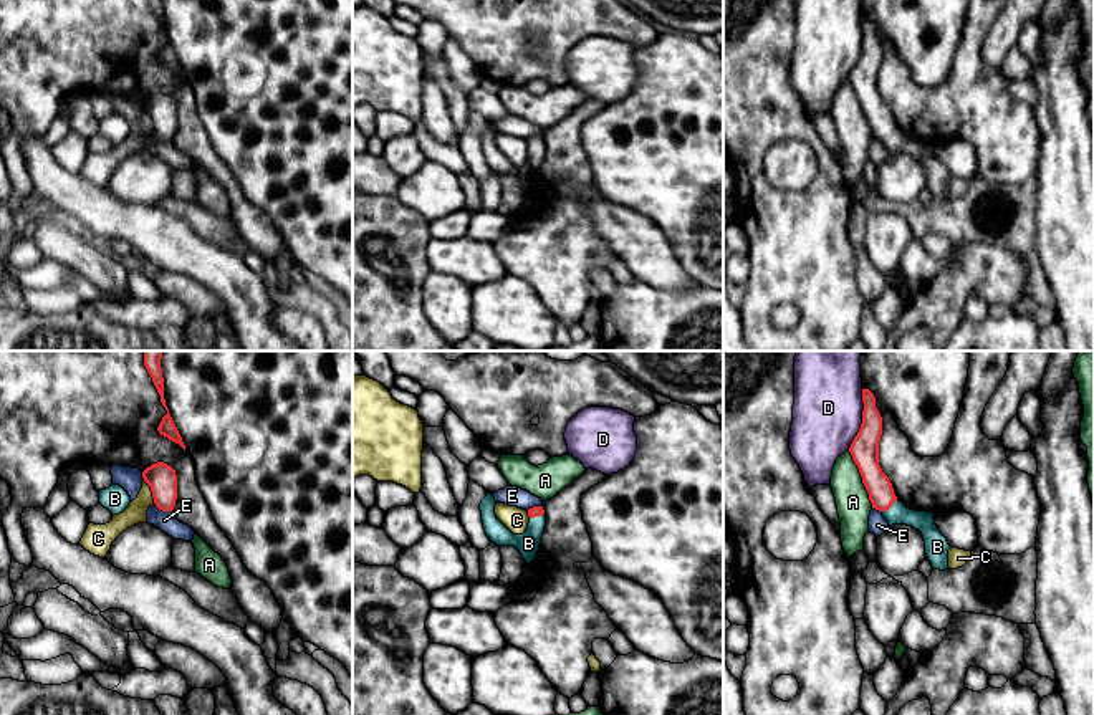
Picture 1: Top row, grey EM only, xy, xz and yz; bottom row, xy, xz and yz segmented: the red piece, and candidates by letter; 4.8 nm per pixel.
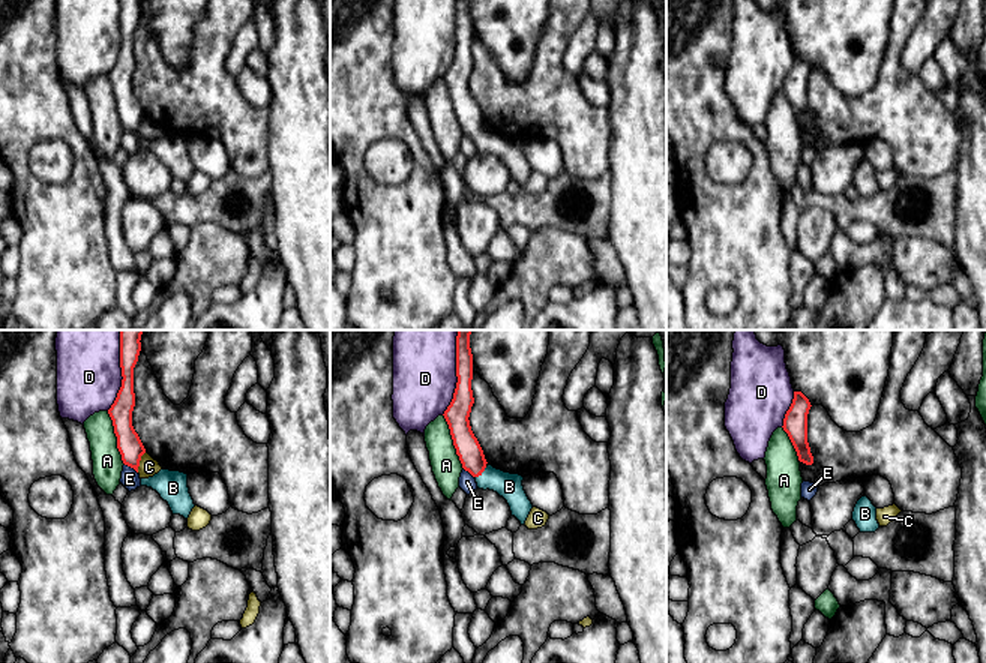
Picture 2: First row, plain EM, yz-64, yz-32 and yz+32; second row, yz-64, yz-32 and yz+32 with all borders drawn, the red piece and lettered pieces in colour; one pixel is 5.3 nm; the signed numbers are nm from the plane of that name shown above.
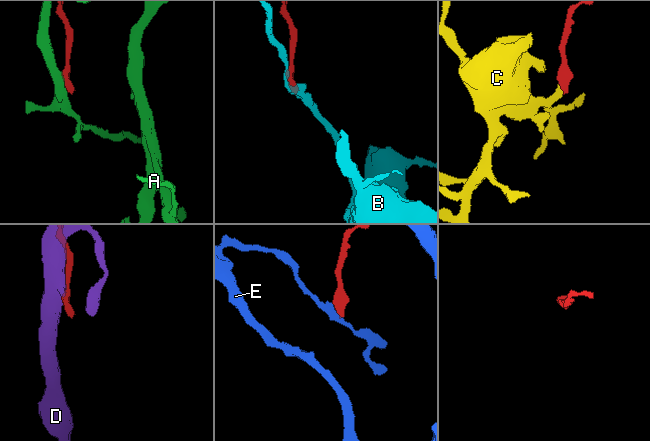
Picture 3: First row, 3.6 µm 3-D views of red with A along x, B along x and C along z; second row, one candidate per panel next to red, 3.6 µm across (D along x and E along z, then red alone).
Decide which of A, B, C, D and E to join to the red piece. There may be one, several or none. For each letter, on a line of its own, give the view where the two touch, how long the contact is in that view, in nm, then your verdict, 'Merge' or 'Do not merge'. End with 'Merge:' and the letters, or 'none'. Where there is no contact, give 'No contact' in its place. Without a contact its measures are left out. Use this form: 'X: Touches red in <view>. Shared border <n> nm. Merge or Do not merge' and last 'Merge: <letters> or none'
A: Touches red in yz. Shared border 300 nm. Do not merge
B: Touches red in yz. Shared border 100 nm. Merge
C: Touches red in xy. Shared border 130 nm. Do not merge
D: Touches red in yz. Shared border 320 nm. Do not merge
E: Touches red in xy. Shared border 90 nm. Do not merge
Merge: B

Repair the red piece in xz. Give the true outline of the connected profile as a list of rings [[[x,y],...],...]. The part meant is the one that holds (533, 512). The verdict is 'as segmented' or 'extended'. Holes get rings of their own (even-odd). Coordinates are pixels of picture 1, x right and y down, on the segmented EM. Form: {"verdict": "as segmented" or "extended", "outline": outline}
{"verdict": "extended", "outline": [[[492,493],[480,503],[483,530],[492,543],[497,546],[515,546],[523,559],[531,563],[540,549],[541,536],[546,526],[546,516],[543,506],[533,506],[528,510],[530,523],[523,535],[513,535],[495,515],[495,498]]]}

